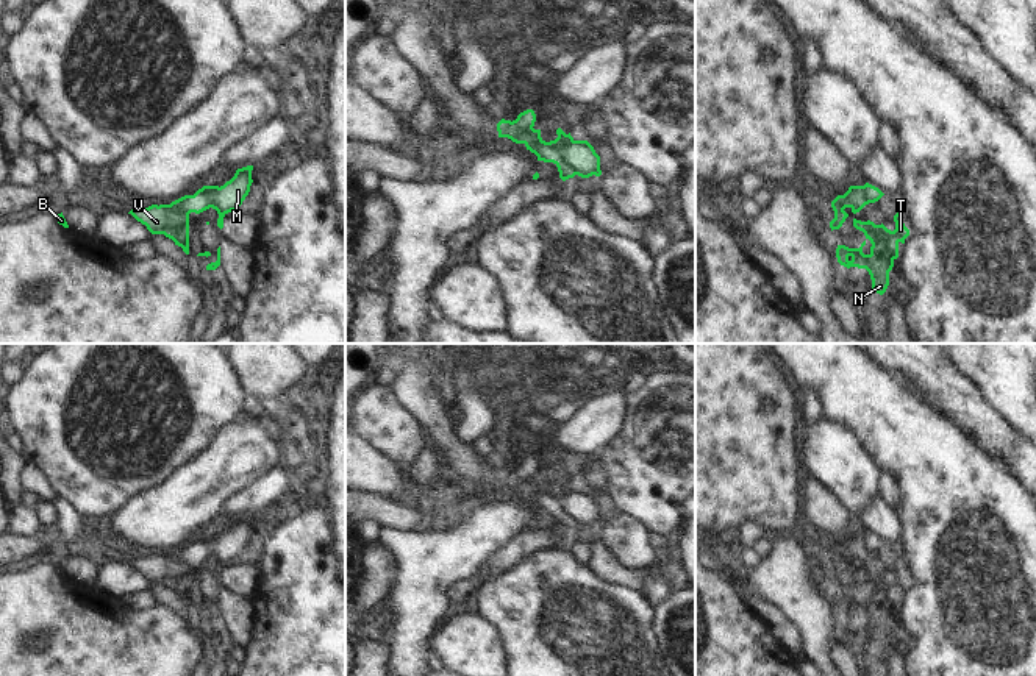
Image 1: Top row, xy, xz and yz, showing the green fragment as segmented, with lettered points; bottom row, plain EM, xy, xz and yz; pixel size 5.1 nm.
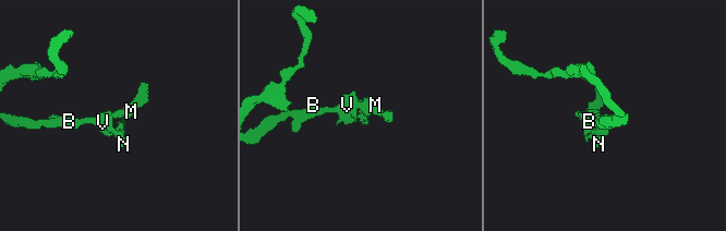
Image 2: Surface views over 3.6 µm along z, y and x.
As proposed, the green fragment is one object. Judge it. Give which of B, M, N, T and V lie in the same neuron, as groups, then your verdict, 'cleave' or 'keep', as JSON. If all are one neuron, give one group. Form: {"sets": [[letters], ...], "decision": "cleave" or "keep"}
{"sets": [["B", "M", "N", "T", "V"]], "decision": "keep"}

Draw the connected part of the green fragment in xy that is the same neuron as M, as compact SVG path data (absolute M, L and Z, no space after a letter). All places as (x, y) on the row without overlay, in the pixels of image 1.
M253 515L238 518L223 535L203 535L194 545L184 545L170 554L133 557L131 564L152 584L164 584L189 604L189 564L200 564L209 557L219 564L217 576L223 578L223 567L236 560L250 542Z

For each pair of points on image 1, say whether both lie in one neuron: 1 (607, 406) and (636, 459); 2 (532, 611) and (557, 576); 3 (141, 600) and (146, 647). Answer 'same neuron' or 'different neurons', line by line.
1: different neurons
2: same neuron
3: different neurons

